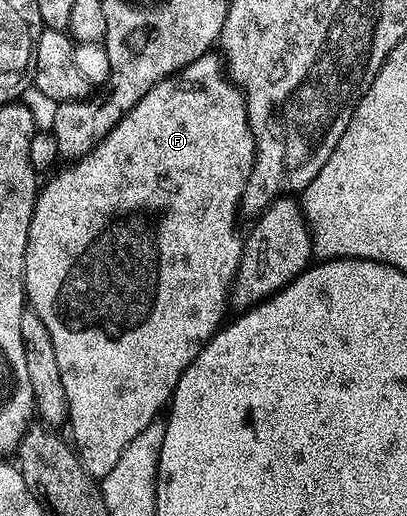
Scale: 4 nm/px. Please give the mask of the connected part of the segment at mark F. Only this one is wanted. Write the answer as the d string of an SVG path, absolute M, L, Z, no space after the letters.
M210 51L206 55L202 55L194 63L190 63L184 69L179 69L172 77L167 77L166 80L160 81L154 87L150 87L150 91L146 91L146 95L142 95L142 99L135 107L119 121L115 127L108 132L103 141L88 153L87 157L81 157L77 160L70 169L65 173L60 174L50 185L39 190L36 198L36 206L32 212L32 222L28 228L28 248L24 251L24 296L26 305L29 310L37 313L42 319L43 326L49 332L50 340L54 345L55 358L58 359L59 370L62 375L62 384L65 387L66 399L68 400L68 418L67 424L72 425L72 437L70 436L71 444L74 446L82 463L82 467L93 479L101 479L109 475L113 470L115 463L122 456L122 451L126 450L127 444L140 431L145 430L146 425L155 417L161 416L162 410L171 402L172 392L176 389L178 379L182 375L182 371L186 371L186 367L190 367L190 363L200 354L202 347L212 338L216 332L225 324L226 316L224 317L224 308L227 310L230 305L230 286L232 278L236 276L236 268L240 262L240 246L242 244L241 234L236 234L236 227L233 224L234 215L240 201L240 197L244 193L244 184L248 181L248 176L252 170L252 163L255 157L255 145L252 139L252 132L248 127L248 116L245 111L244 95L228 80L225 68L222 66L222 61L215 52Z

